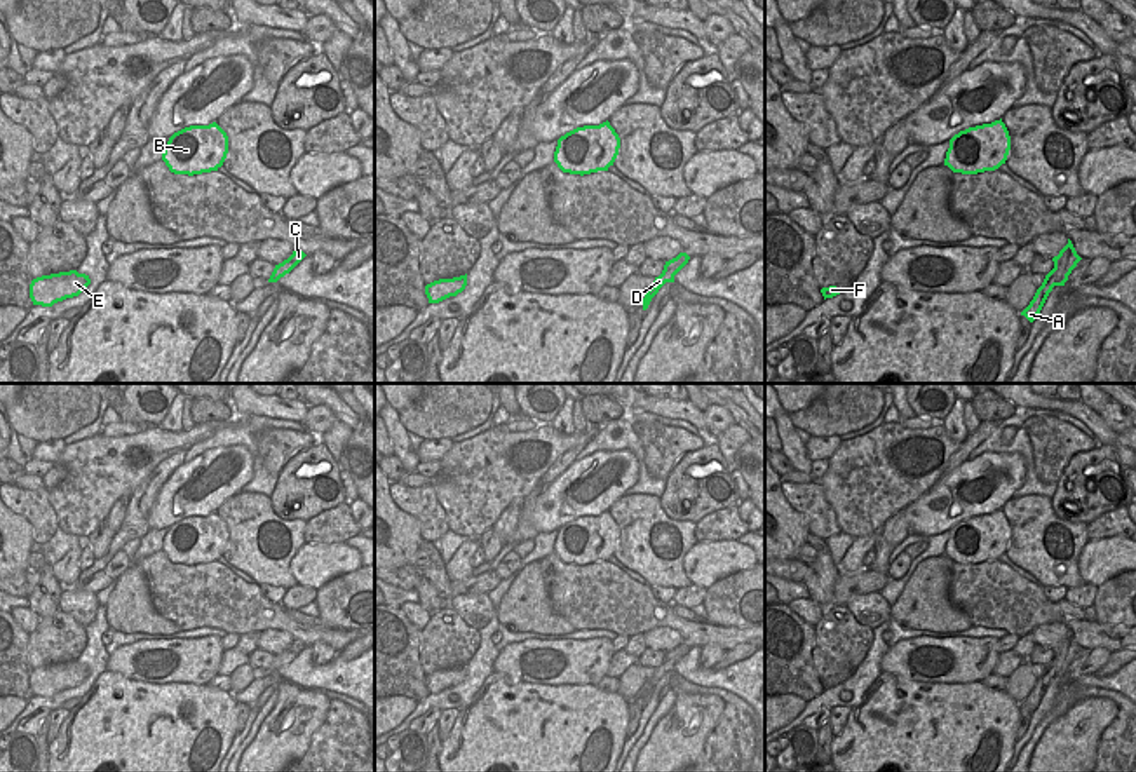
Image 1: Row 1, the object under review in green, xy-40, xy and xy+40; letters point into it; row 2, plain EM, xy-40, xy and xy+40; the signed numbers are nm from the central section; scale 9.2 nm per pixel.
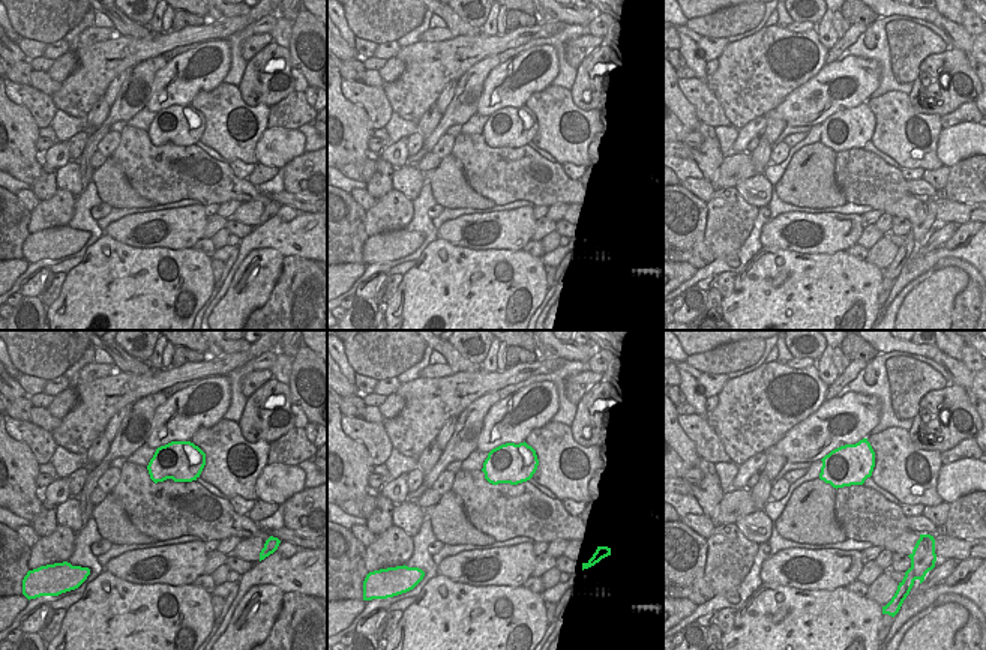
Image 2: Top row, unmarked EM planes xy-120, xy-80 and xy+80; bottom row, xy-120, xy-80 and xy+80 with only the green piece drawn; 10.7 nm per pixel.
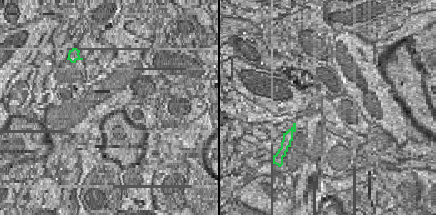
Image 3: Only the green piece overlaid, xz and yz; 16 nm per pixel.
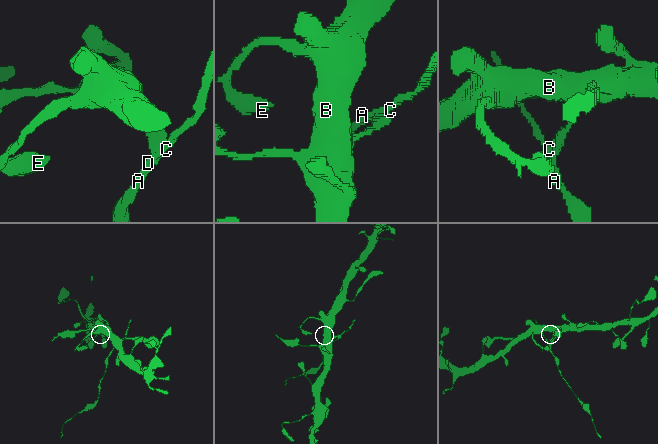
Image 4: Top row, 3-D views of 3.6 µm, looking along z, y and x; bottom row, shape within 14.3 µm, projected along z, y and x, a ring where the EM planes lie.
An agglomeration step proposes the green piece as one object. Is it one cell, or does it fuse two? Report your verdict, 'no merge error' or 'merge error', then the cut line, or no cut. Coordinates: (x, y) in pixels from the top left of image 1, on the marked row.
merge error; cut in xy+40 along (1053, 269), (1063, 284)

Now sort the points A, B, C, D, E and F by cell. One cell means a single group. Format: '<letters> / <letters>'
A C D / B E F

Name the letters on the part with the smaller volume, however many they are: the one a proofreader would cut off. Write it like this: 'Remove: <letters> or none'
Remove: A, C, D

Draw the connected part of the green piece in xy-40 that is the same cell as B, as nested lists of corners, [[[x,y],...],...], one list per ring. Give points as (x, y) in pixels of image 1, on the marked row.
[[[216,124],[190,125],[174,132],[164,146],[162,160],[174,174],[218,171],[228,153],[228,136]]]

